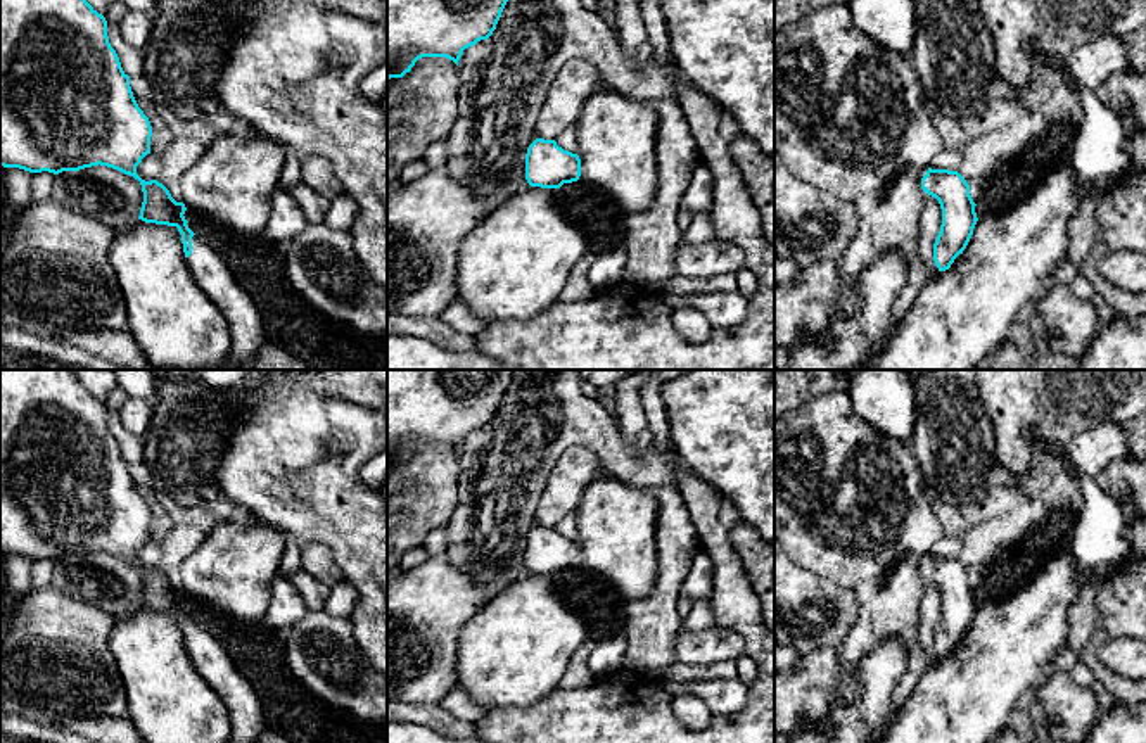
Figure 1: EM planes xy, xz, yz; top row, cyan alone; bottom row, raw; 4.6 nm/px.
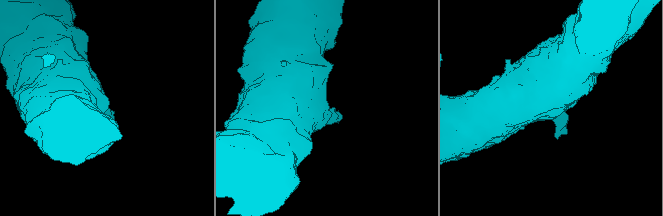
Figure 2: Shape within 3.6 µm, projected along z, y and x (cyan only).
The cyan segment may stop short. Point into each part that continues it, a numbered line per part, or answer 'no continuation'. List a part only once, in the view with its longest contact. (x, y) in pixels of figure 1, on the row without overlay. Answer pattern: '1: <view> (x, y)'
1: xy (210, 657)

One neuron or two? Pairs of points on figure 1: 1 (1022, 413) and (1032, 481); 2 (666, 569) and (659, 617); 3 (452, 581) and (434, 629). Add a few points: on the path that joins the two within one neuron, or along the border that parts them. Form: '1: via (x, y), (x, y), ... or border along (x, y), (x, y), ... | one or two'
1: border along (1037, 443), (1031, 467), (1013, 477) | two
2: via (666, 581), (661, 605) | one
3: via (439, 593), (434, 600), (434, 617) | one

